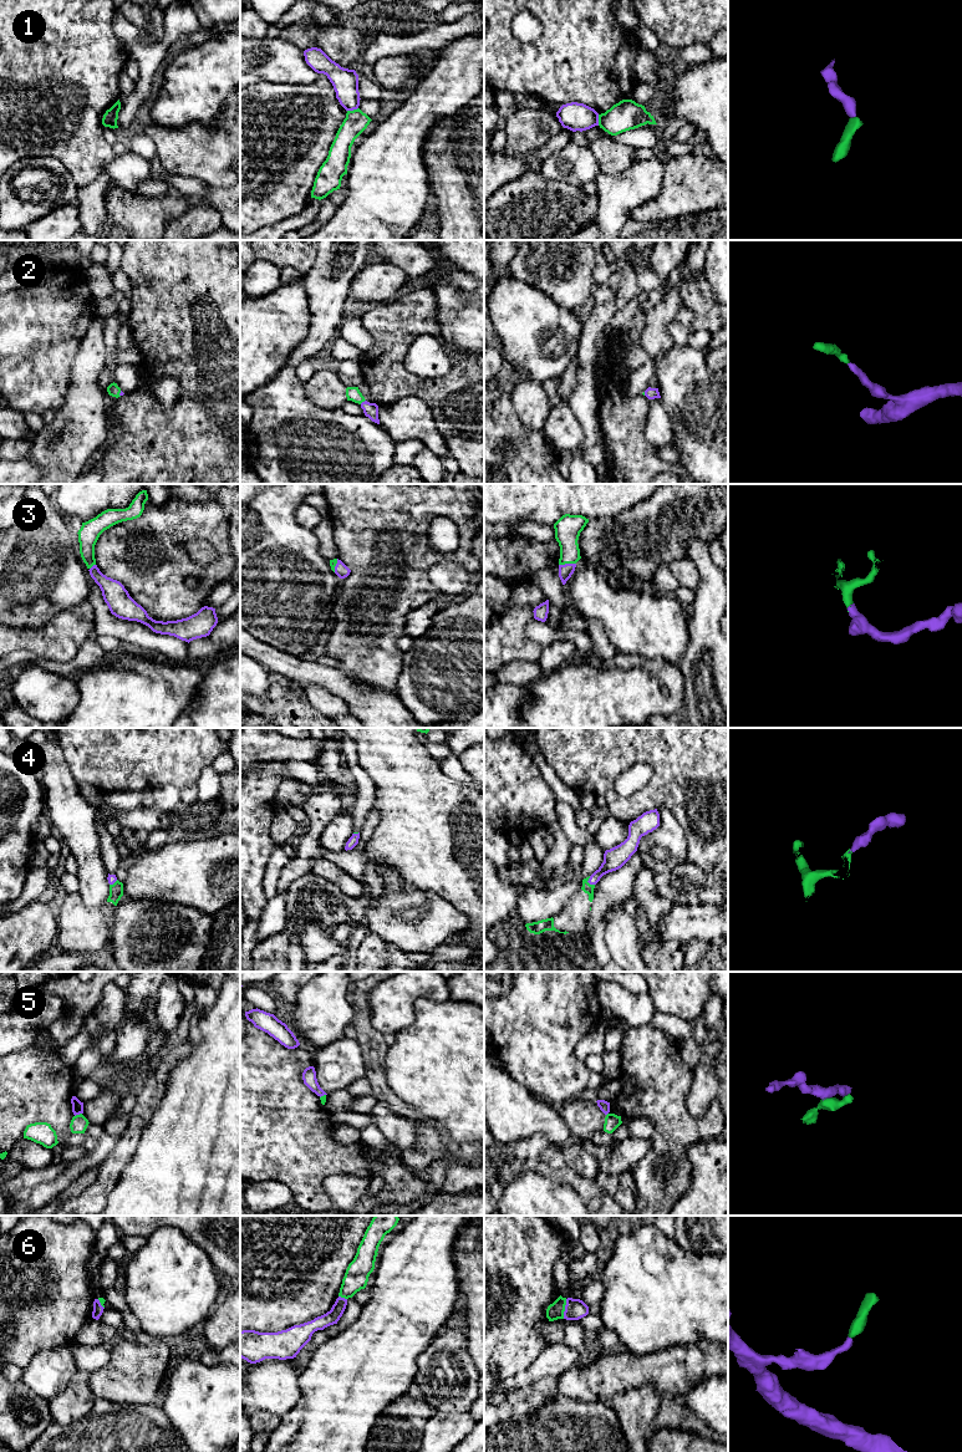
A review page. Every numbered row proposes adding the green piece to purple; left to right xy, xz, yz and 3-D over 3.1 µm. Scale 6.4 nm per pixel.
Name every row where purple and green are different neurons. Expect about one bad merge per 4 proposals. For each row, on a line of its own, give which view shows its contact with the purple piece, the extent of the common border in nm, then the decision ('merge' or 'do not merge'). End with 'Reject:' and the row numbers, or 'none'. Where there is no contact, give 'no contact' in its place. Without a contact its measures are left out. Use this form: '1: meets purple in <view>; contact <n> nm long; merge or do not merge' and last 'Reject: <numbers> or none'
1: meets purple in xz; contact 80 nm long; merge
2: meets purple in xz; contact 50 nm long; merge
3: meets purple in yz; contact 110 nm long; merge
4: meets purple in yz; contact 70 nm long; merge
5: meets purple in xy; contact 50 nm long; merge
6: meets purple in yz; contact 130 nm long; merge
Reject: none

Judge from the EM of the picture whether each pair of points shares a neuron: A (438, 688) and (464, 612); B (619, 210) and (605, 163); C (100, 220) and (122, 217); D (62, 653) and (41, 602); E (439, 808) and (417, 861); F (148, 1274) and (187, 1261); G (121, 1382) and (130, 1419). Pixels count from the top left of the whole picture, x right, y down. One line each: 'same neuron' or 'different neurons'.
A: same neuron
B: different neurons
C: different neurons
D: different neurons
E: same neuron
F: same neuron
G: different neurons

